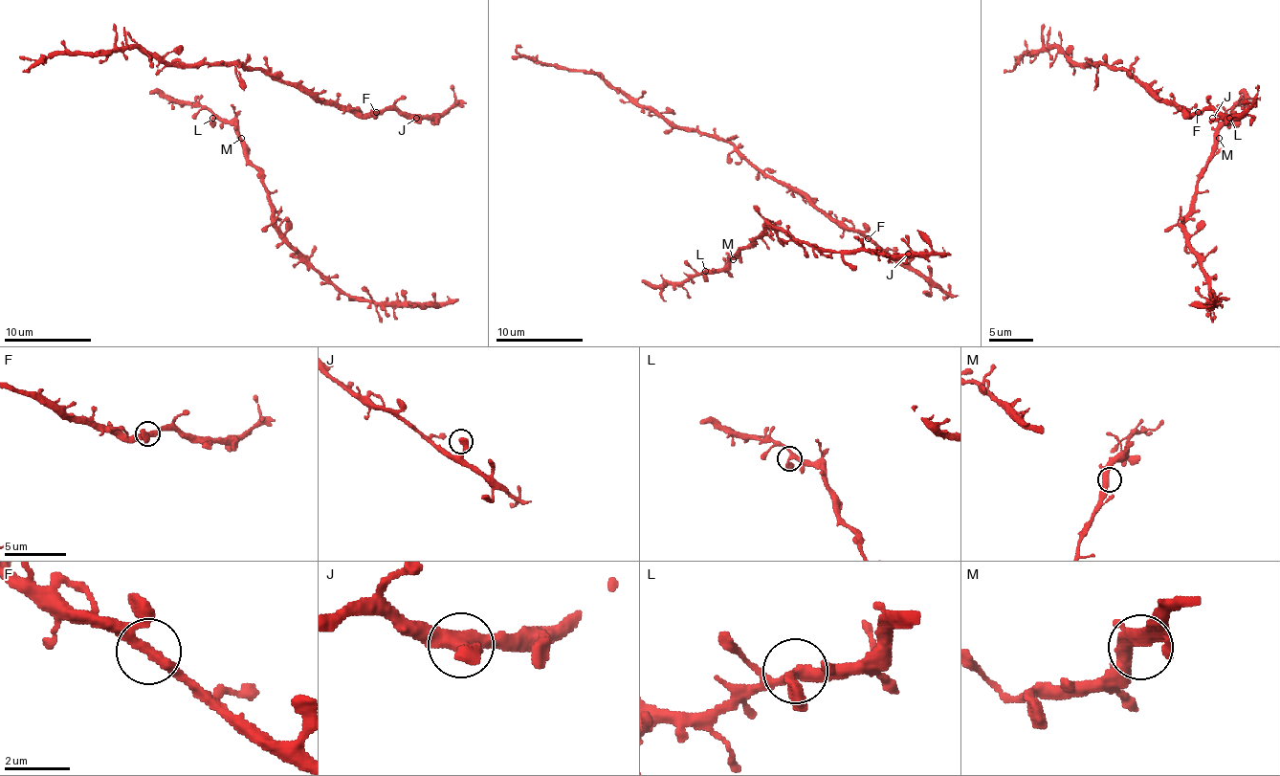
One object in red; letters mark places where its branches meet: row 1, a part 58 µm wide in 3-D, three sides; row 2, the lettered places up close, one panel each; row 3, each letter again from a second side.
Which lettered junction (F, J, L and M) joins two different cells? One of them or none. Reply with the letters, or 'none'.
none

